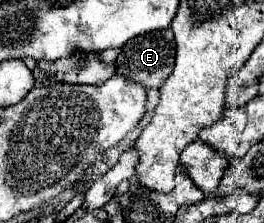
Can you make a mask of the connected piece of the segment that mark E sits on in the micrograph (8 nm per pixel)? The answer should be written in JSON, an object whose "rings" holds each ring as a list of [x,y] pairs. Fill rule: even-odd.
{"rings":[[[171,28],[147,32],[129,40],[117,56],[117,74],[141,82],[145,88],[159,88],[173,72],[175,38]]]}

